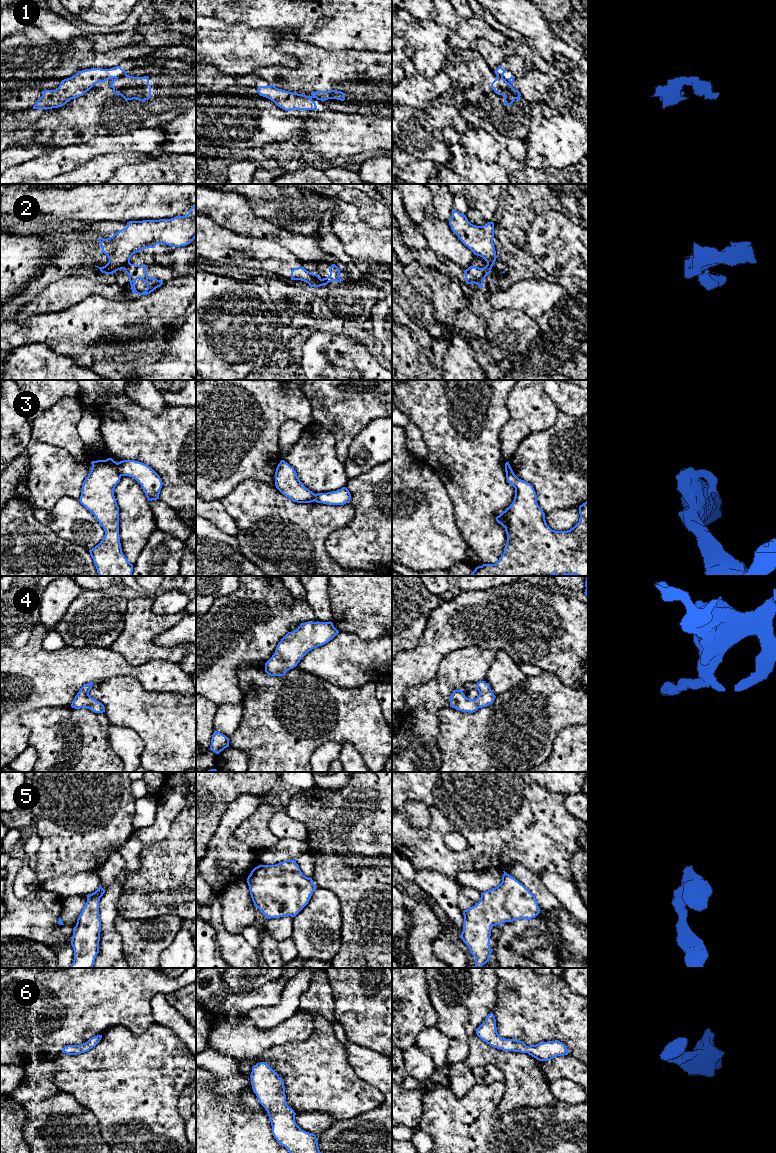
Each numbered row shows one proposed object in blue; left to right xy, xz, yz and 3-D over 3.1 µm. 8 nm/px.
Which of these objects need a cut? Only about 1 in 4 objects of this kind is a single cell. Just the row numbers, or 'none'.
1, 2, 3

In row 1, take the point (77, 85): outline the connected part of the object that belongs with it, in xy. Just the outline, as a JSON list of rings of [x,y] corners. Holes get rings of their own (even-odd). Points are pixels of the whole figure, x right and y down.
[[[120,66],[110,69],[91,68],[79,71],[74,76],[62,80],[55,90],[42,91],[42,96],[33,106],[33,109],[47,110],[61,107],[69,100],[83,96],[96,83],[125,75],[127,72]]]

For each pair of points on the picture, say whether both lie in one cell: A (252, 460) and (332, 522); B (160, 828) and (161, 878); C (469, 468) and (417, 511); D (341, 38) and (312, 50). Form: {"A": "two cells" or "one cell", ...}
{"A": "two cells", "B": "two cells", "C": "two cells", "D": "two cells"}

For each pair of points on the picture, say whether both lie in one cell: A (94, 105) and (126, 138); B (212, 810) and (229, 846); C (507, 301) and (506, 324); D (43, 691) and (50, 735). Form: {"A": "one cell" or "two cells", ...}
{"A": "two cells", "B": "two cells", "C": "two cells", "D": "two cells"}

